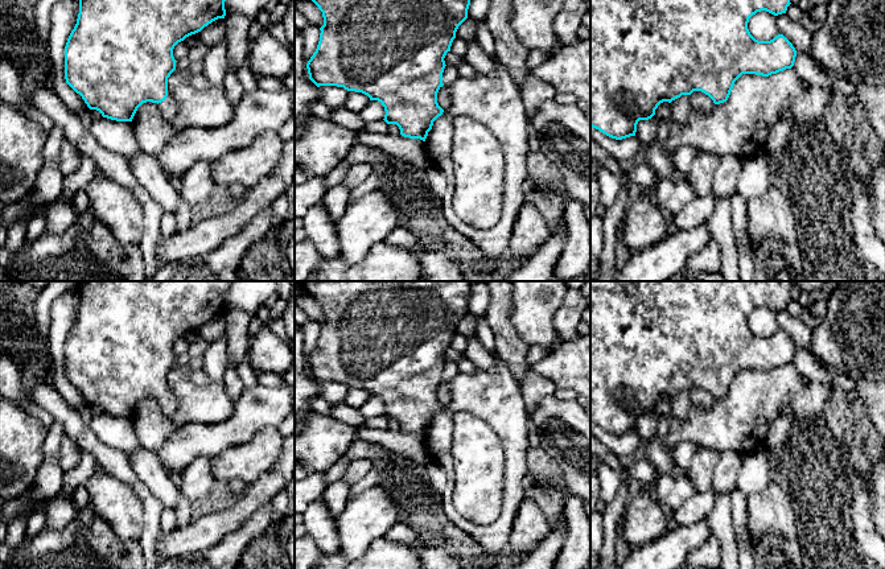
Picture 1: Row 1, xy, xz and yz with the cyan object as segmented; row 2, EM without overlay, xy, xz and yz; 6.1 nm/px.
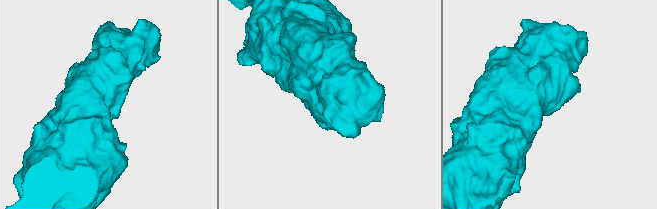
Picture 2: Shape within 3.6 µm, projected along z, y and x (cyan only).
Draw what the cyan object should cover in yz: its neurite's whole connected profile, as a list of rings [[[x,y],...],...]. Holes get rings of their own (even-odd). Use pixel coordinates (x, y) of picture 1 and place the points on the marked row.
[[[590,0],[590,127],[612,139],[622,140],[635,136],[638,121],[651,119],[658,106],[663,102],[671,103],[682,95],[701,91],[715,104],[720,104],[728,100],[734,82],[742,74],[769,77],[791,69],[795,62],[796,50],[783,34],[778,34],[770,41],[758,41],[748,29],[749,18],[757,12],[766,11],[778,16],[786,13],[790,4],[790,0]]]

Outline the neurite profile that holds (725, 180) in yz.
[[[721,156],[720,165],[715,174],[713,199],[728,198],[730,199],[737,187],[737,180],[742,170],[742,157],[738,156]]]

